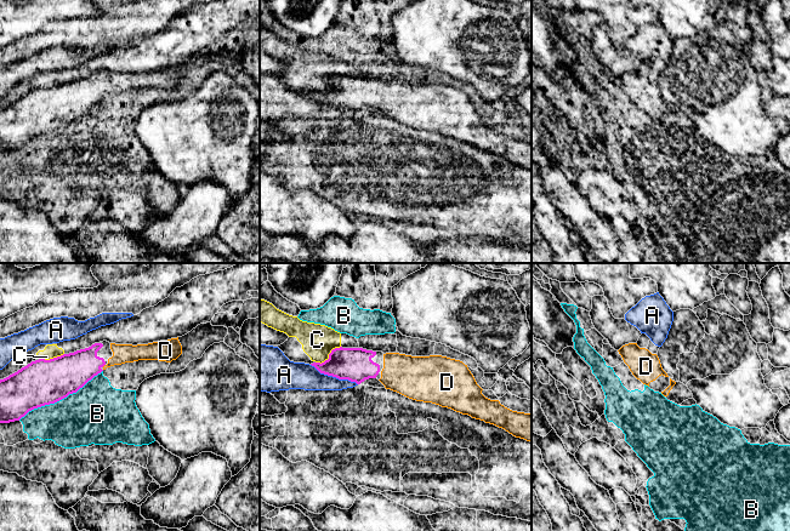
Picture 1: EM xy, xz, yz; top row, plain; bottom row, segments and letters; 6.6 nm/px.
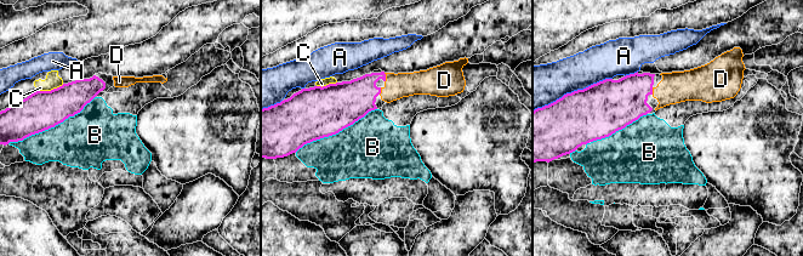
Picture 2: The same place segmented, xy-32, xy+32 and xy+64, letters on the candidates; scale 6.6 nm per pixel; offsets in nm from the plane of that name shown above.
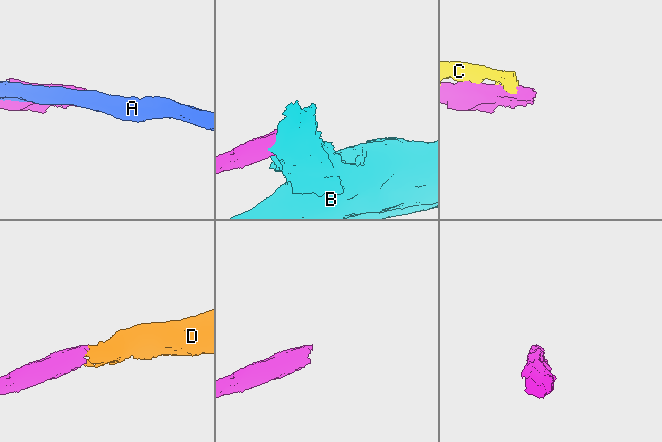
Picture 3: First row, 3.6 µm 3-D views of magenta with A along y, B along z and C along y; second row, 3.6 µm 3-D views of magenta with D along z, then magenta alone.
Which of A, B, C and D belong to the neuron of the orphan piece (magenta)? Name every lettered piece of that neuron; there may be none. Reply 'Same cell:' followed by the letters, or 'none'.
Same cell: D

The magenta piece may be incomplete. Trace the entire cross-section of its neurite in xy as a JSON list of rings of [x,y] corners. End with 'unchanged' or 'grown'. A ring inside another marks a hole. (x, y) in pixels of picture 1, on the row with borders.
[[[177,337],[137,346],[103,341],[50,360],[32,361],[0,379],[0,423],[19,421],[34,409],[76,393],[107,367],[138,360],[171,362],[181,354]]]; grown

